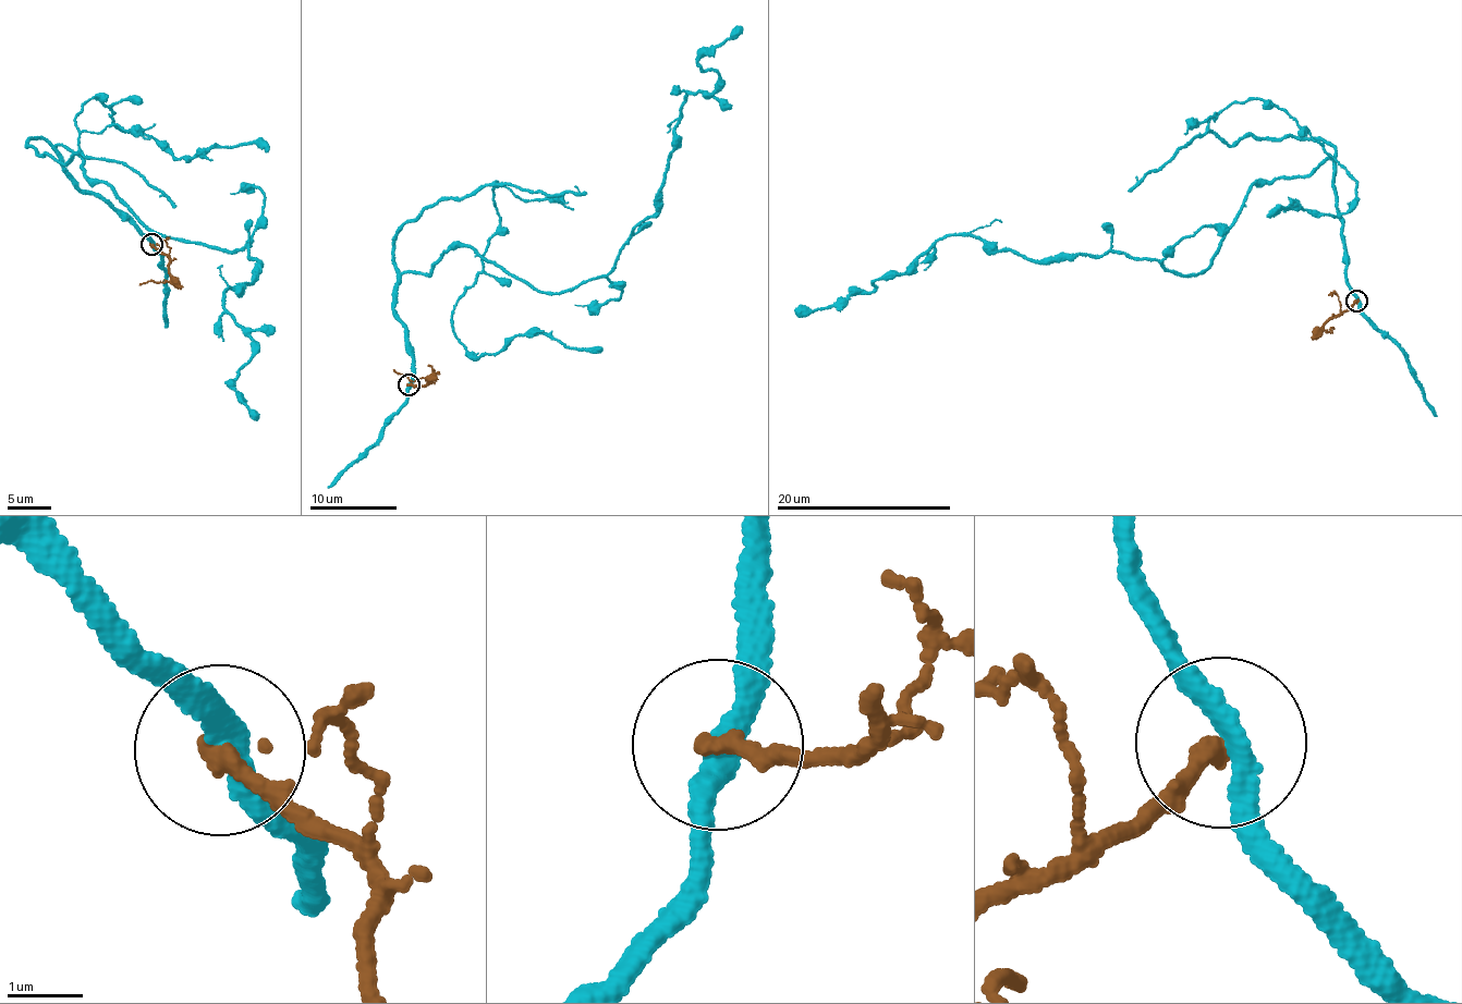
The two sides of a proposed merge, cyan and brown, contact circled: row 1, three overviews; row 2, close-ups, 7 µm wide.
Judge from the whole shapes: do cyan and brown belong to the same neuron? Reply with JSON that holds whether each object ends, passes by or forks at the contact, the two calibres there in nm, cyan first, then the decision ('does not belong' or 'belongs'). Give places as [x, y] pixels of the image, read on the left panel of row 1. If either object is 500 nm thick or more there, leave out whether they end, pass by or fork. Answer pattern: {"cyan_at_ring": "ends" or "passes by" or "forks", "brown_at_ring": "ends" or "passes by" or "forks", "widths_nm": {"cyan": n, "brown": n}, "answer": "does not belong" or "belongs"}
{"cyan_at_ring": "passes by", "brown_at_ring": "ends", "widths_nm": {"cyan": 280, "brown": 240}, "answer": "does not belong"}

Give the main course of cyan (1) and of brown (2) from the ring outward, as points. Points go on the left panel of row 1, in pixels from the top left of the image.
1: (150, 244), (58, 146), (157, 233), (251, 241), (252, 282), (222, 295), (254, 343), (233, 383), (257, 415)
2: (150, 244), (167, 254), (170, 274), (161, 282), (139, 285)

